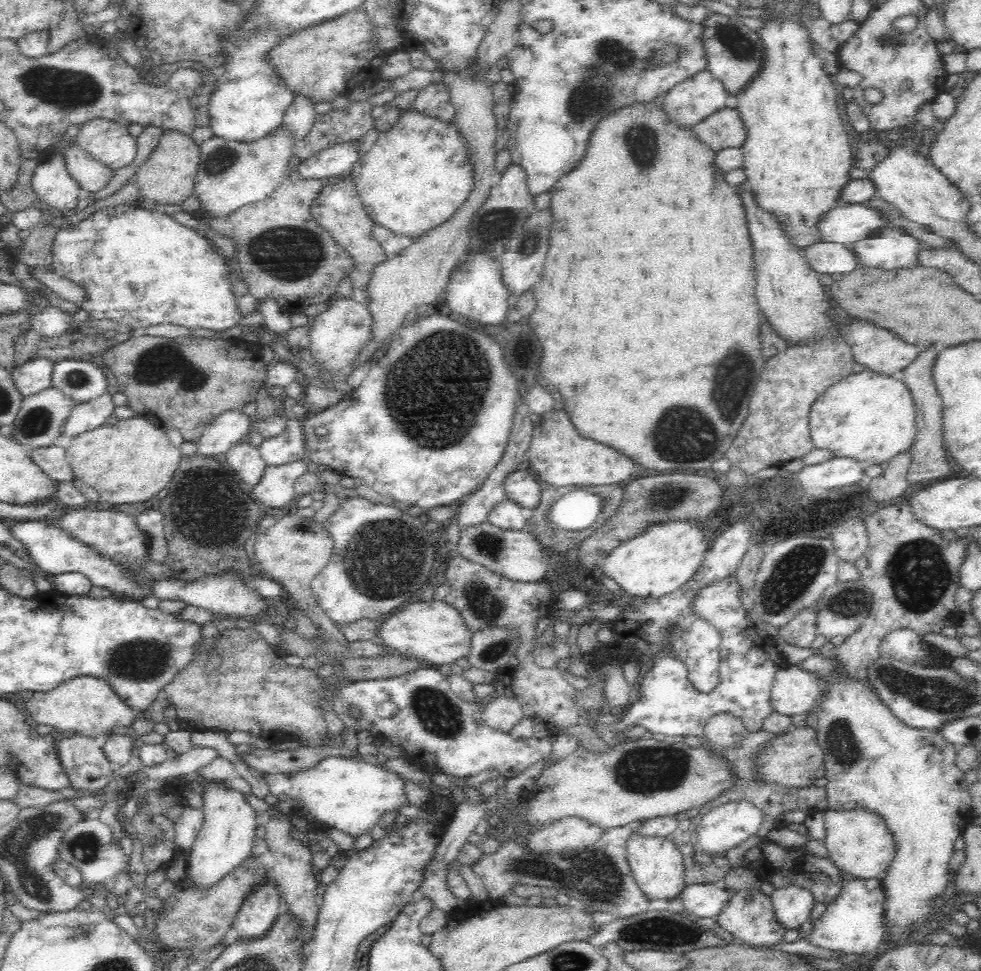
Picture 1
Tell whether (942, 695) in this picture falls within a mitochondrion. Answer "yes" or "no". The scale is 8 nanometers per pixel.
yes

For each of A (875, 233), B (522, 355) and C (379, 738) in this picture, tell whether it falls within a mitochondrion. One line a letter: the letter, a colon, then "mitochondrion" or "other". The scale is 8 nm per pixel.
A: other
B: other
C: other

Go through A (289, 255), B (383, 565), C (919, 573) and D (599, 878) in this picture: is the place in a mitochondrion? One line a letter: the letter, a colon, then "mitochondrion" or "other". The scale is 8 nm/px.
A: mitochondrion
B: mitochondrion
C: mitochondrion
D: mitochondrion

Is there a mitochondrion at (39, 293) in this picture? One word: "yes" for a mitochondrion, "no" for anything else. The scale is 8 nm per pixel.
no

